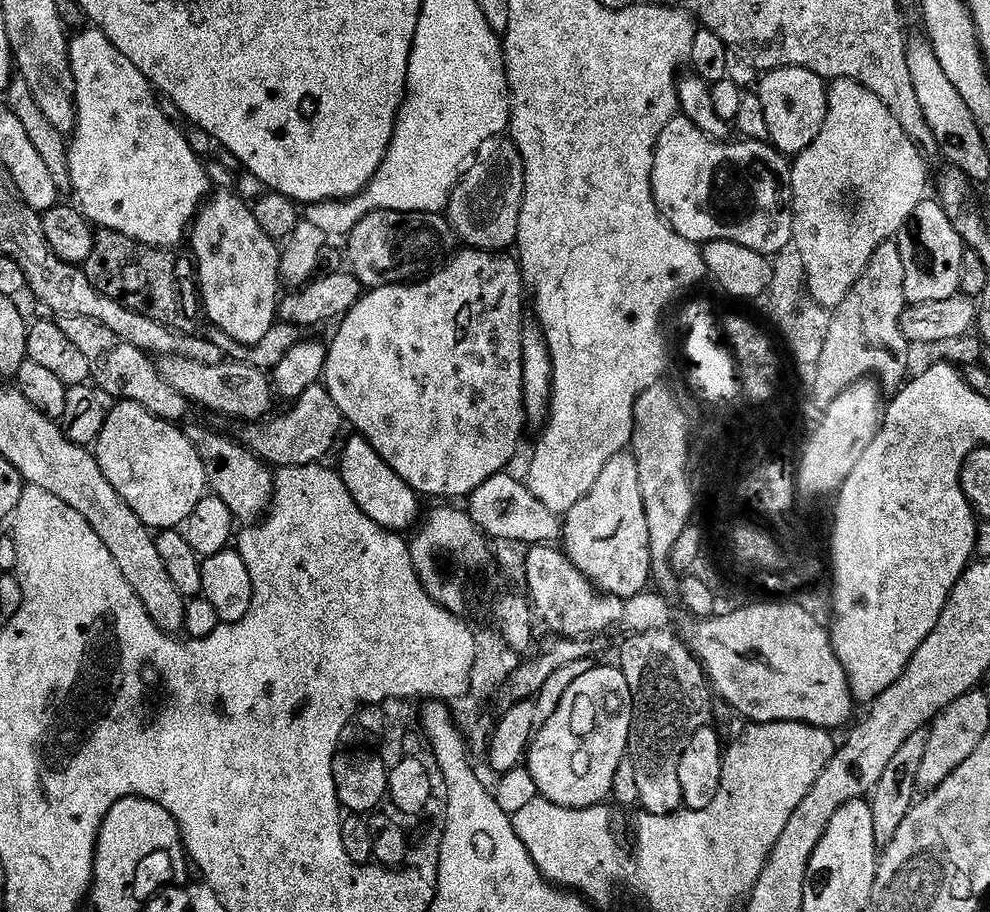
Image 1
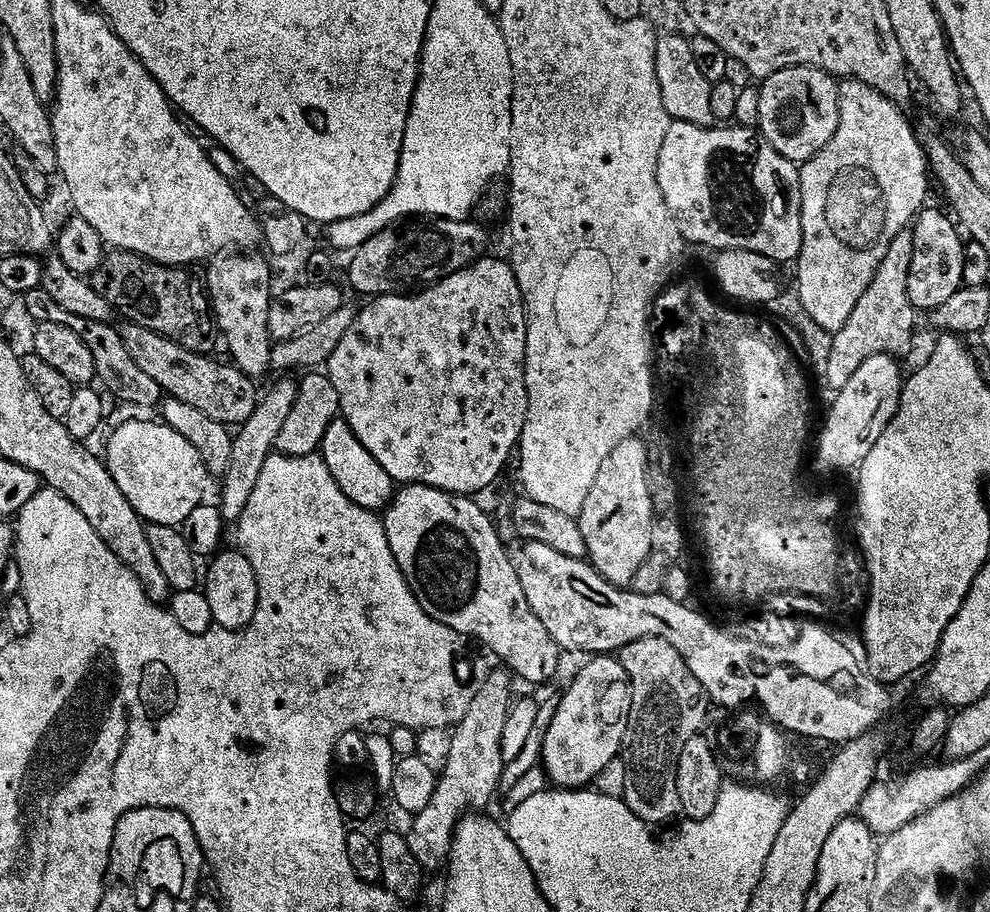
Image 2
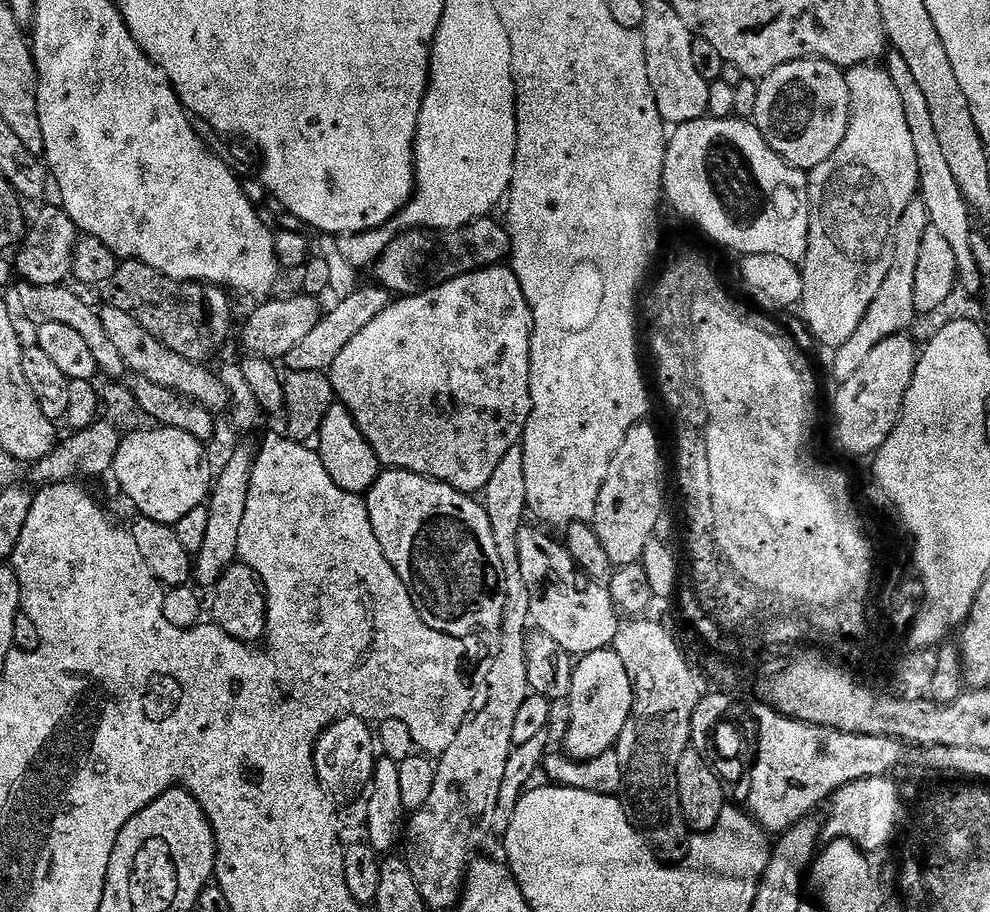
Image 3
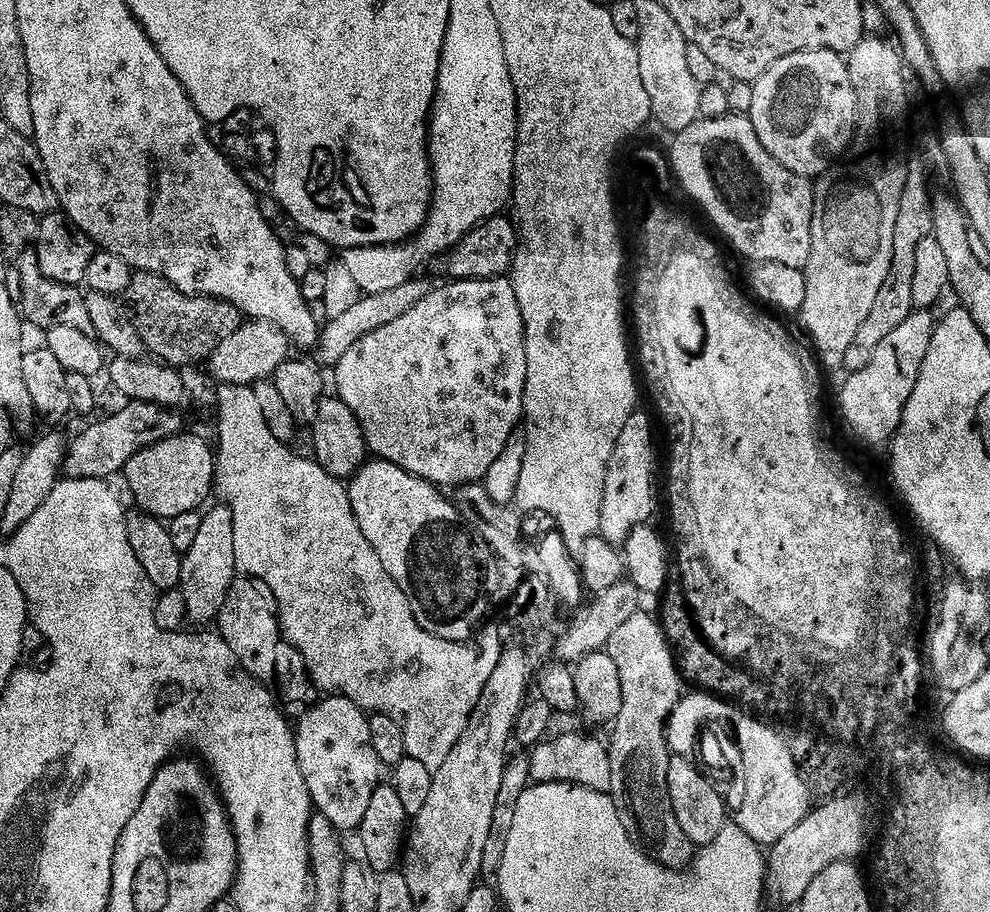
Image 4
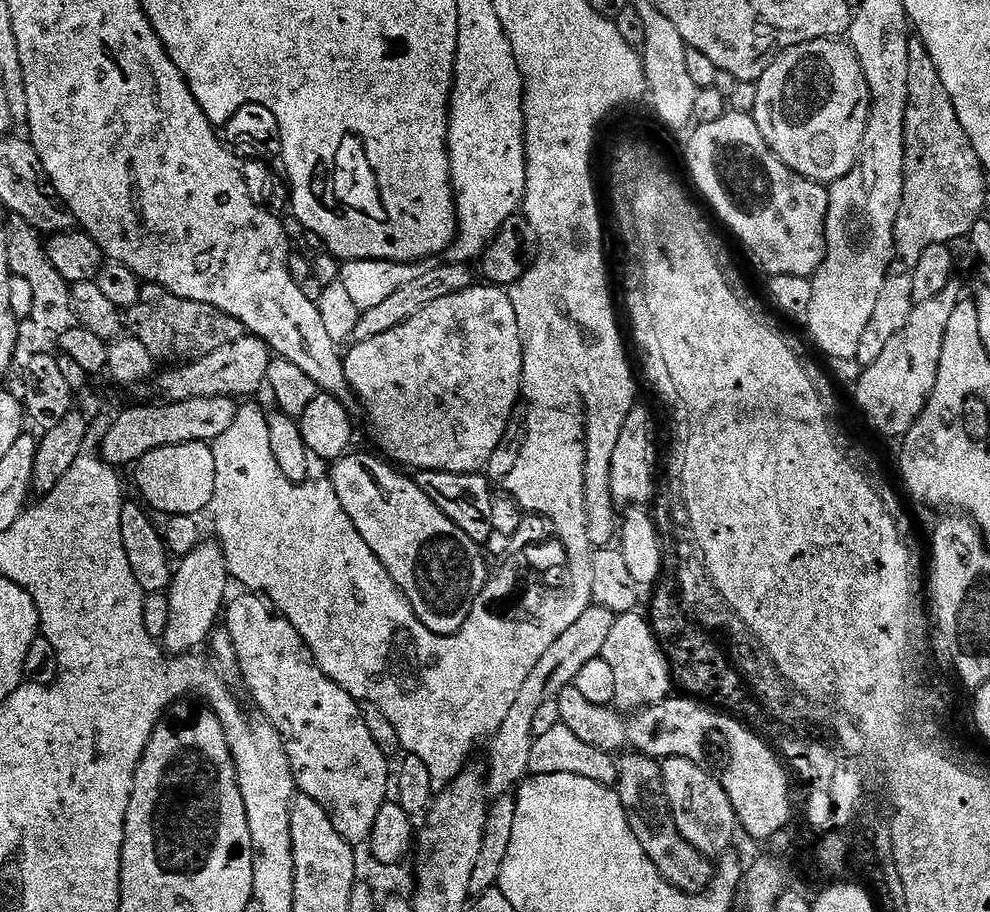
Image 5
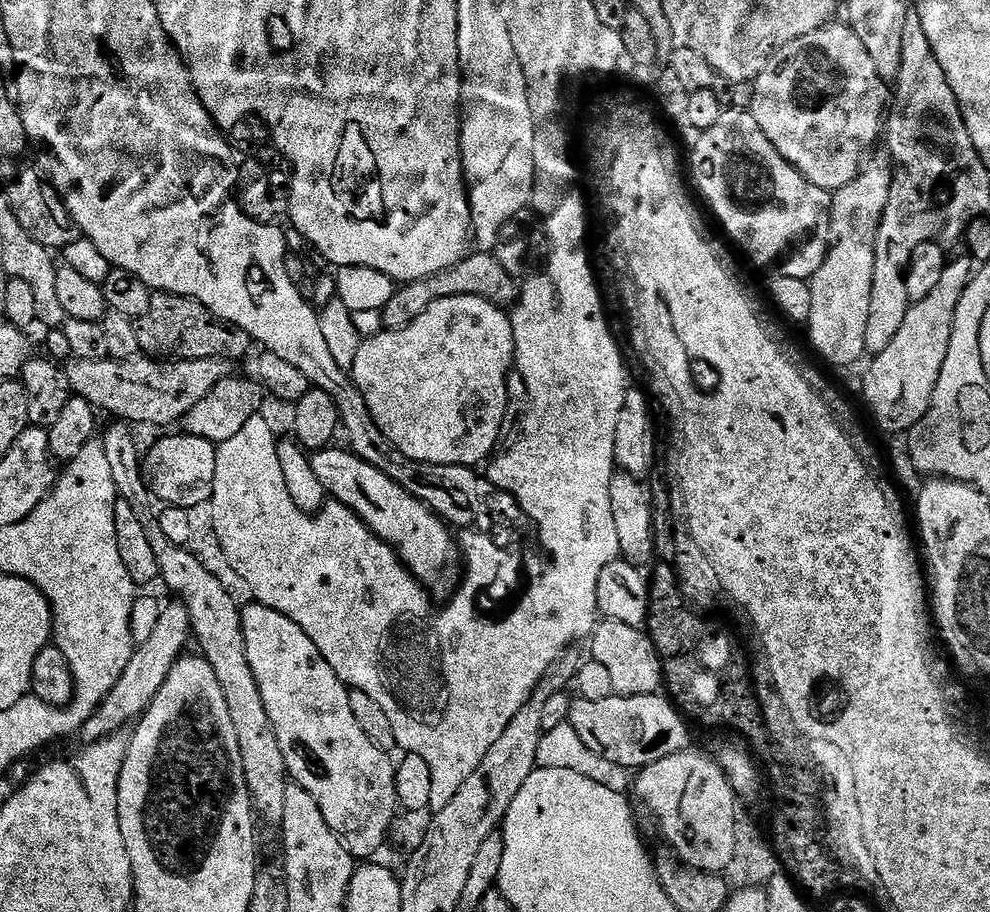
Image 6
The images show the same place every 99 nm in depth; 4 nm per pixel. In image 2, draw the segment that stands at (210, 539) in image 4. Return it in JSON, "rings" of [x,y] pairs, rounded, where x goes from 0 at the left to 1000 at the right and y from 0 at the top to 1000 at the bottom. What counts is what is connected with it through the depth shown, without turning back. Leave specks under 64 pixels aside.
{"rings":[[[277,423],[267,434],[260,440],[257,454],[249,459],[249,463],[241,468],[235,477],[234,492],[230,498],[229,514],[225,518],[224,550],[221,552],[223,569],[232,571],[232,575],[241,571],[244,560],[248,557],[248,552],[253,548],[253,543],[261,529],[261,523],[265,518],[268,507],[278,492],[281,476],[285,474],[286,464],[289,463],[290,455],[296,450],[296,441],[299,434],[296,424]]]}

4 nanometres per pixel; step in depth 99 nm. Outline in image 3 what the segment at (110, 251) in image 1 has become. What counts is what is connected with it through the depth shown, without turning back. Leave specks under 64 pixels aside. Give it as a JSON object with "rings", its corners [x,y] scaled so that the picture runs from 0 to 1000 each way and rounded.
{"rings":[[[138,285],[118,288],[117,299],[109,307],[107,319],[112,337],[127,340],[127,344],[164,375],[164,379],[176,384],[176,388],[184,388],[184,393],[209,396],[209,390],[216,389],[230,373],[230,363],[234,360],[234,333],[225,319],[211,318],[201,309],[168,305],[168,300],[160,300],[160,296]]]}

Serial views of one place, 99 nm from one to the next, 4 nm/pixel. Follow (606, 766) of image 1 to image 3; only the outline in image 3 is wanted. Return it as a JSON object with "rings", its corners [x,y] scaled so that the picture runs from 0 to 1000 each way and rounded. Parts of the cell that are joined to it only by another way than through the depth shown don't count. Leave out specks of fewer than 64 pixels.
{"rings":[[[617,709],[585,720],[578,734],[578,755],[572,769],[574,799],[570,803],[569,823],[579,833],[604,831],[604,827],[619,823],[636,787],[639,770],[636,739],[632,739],[628,721]]]}

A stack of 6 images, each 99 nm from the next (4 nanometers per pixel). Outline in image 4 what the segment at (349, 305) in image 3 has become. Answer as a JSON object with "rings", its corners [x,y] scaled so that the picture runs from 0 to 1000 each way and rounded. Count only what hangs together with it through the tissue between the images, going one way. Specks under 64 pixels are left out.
{"rings":[[[417,305],[407,310],[406,314],[402,314],[401,317],[391,318],[389,321],[365,323],[363,331],[358,336],[354,336],[354,340],[349,340],[349,344],[345,344],[345,349],[331,351],[324,359],[323,373],[317,383],[318,398],[331,406],[338,405],[339,399],[345,397],[345,393],[349,393],[349,387],[361,375],[366,375],[366,371],[370,371],[370,366],[374,366],[378,362],[386,362],[386,357],[406,349],[406,344],[410,344],[410,340],[422,336],[422,331],[426,331],[426,327],[430,327],[435,322],[438,315],[437,308],[424,306],[428,305]]]}

